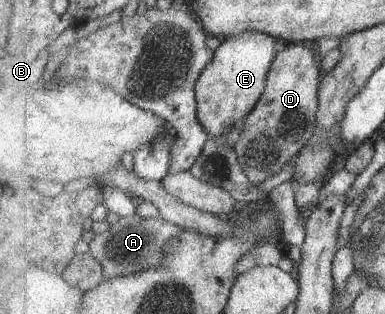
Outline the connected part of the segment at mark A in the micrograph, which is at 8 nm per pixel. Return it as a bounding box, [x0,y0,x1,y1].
[89,215,183,278]

